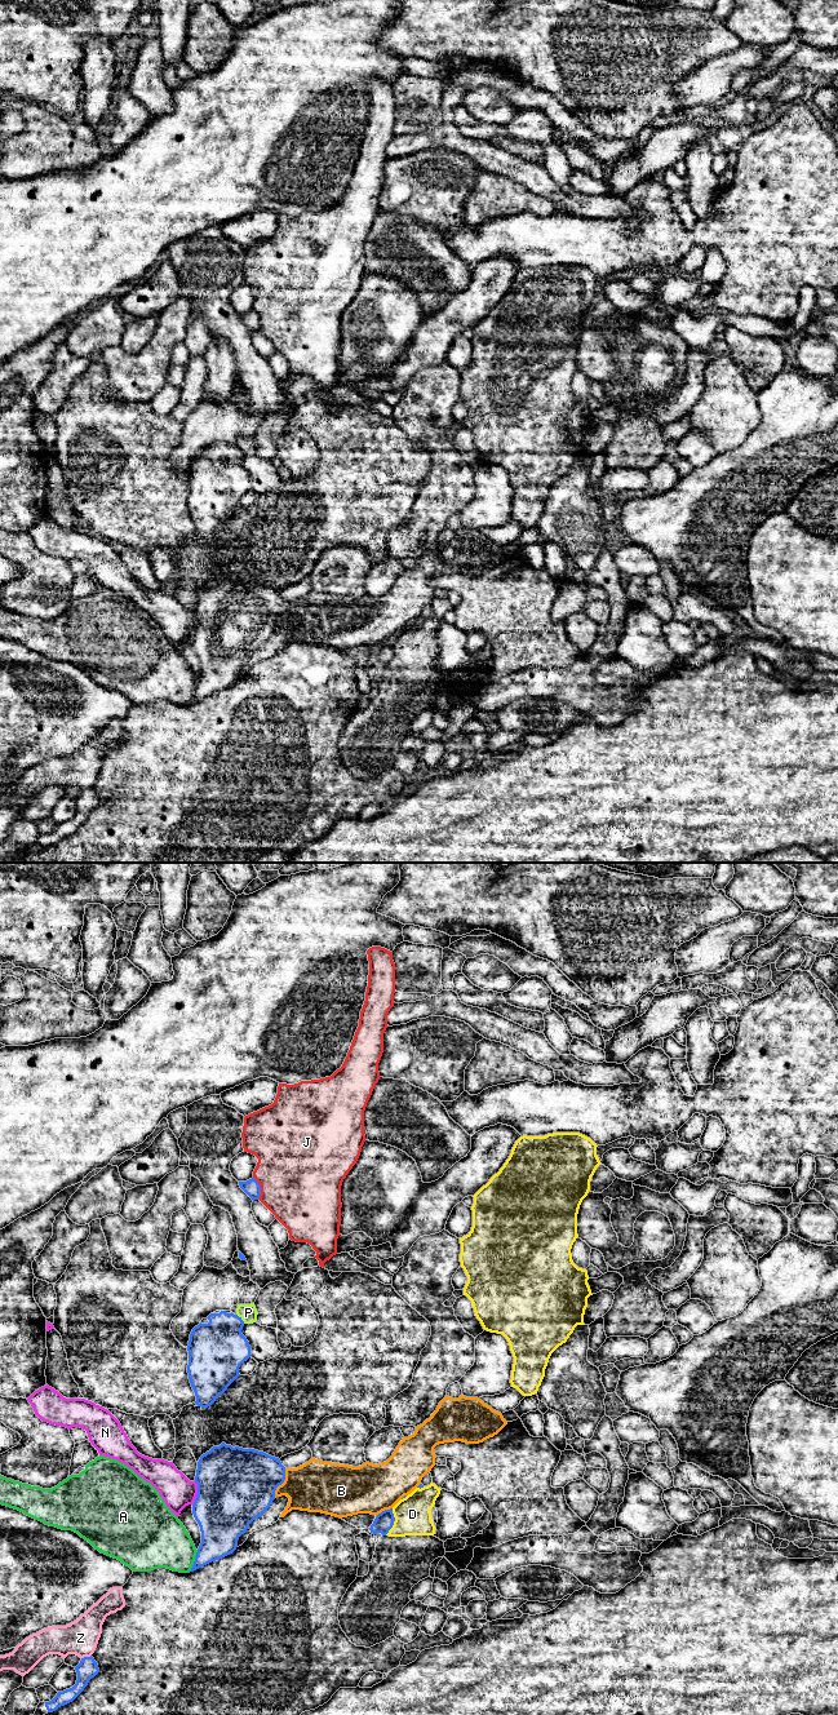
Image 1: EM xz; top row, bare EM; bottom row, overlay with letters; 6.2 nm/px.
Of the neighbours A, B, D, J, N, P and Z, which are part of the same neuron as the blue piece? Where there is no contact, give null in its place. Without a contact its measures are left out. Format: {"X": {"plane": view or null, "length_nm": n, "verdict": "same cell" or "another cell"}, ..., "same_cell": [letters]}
{"A": {"plane": "xz", "length_nm": 160, "verdict": "another cell"}, "B": {"plane": "xz", "length_nm": 200, "verdict": "another cell"}, "D": {"plane": "xz", "length_nm": 180, "verdict": "another cell"}, "J": {"plane": "xz", "length_nm": 150, "verdict": "another cell"}, "N": {"plane": "xz", "length_nm": 150, "verdict": "another cell"}, "P": {"plane": "xz", "length_nm": 80, "verdict": "another cell"}, "Z": {"plane": "xz", "length_nm": 70, "verdict": "another cell"}, "same_cell": []}

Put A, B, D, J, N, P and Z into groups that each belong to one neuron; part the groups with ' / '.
A / B / D / J / N / P / Z

